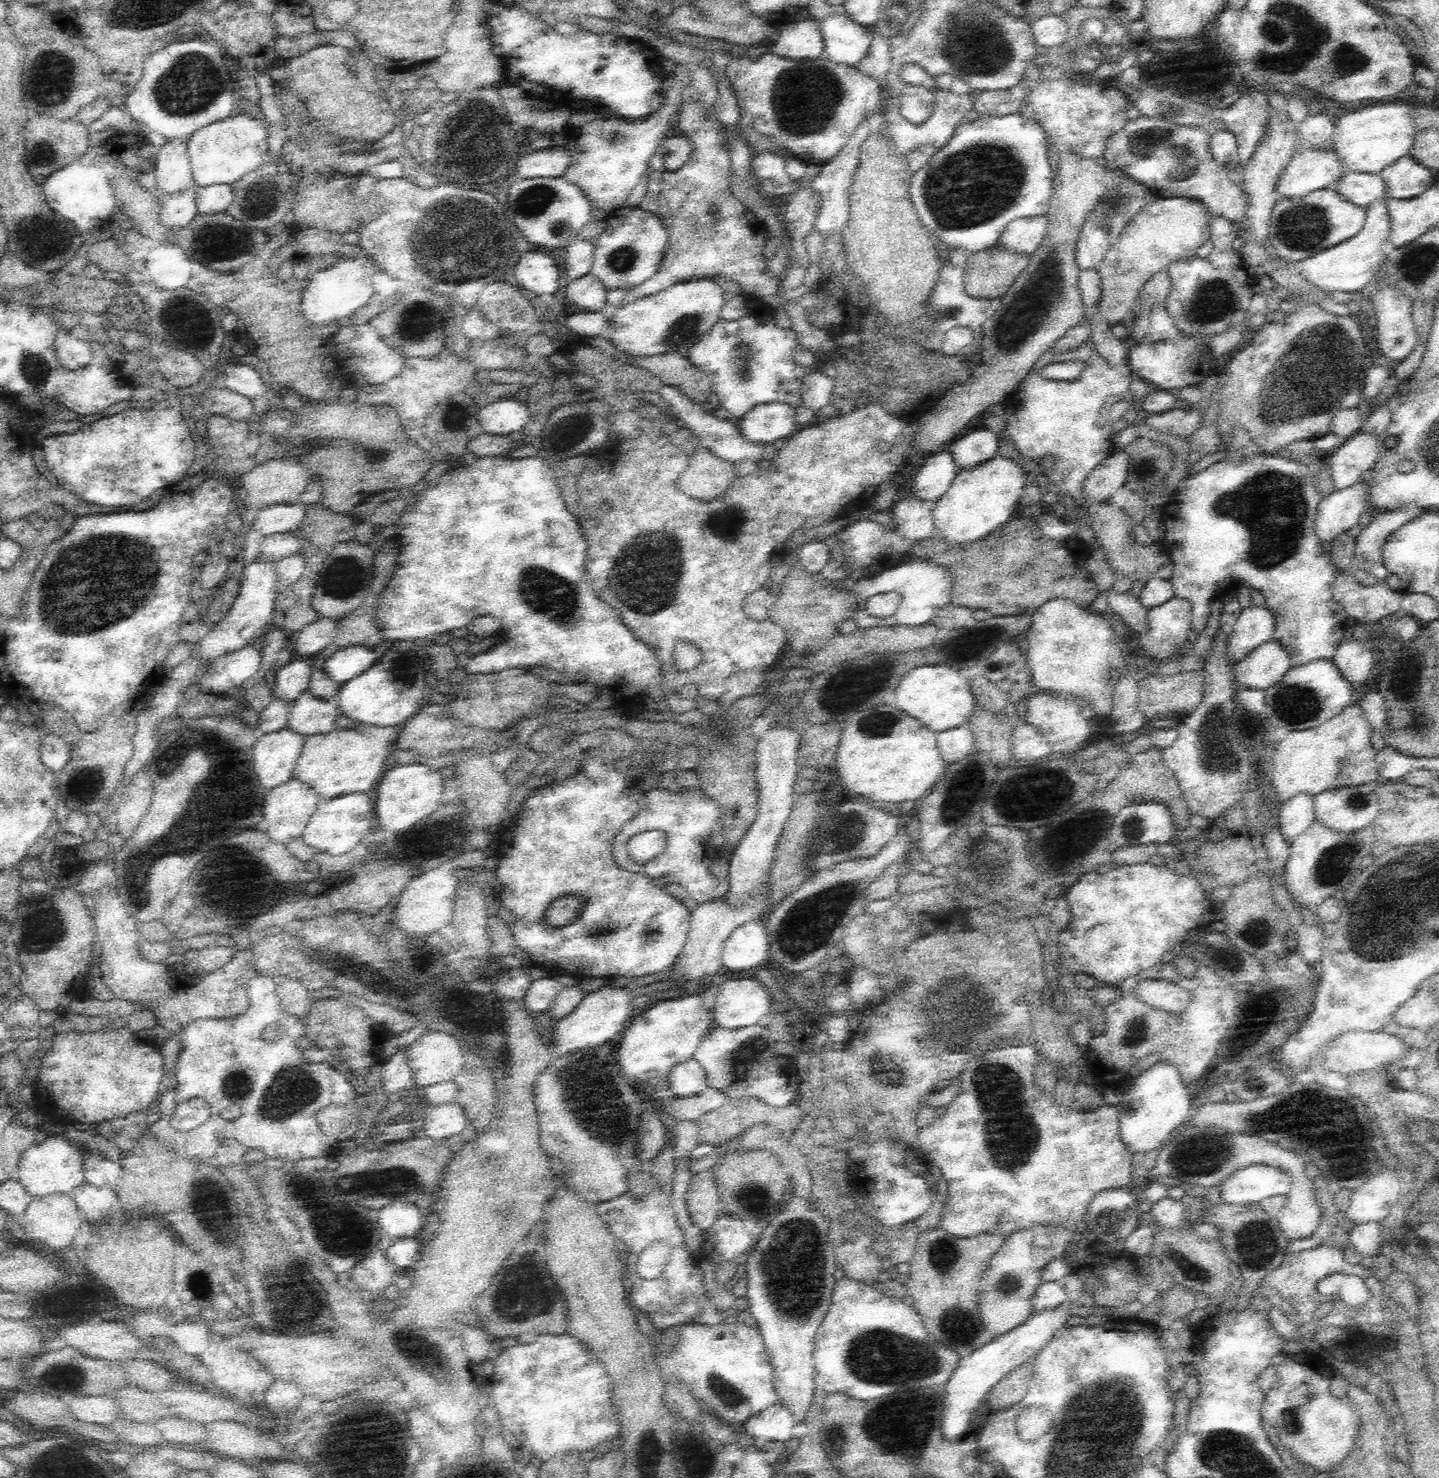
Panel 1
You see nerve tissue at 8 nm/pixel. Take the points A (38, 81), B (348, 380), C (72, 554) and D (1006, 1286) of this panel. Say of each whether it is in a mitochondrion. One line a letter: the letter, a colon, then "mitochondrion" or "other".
A: mitochondrion
B: other
C: mitochondrion
D: mitochondrion

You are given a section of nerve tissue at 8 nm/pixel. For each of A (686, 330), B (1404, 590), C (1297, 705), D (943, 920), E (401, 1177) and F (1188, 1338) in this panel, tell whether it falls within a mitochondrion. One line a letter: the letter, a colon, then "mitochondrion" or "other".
A: mitochondrion
B: other
C: mitochondrion
D: other
E: mitochondrion
F: other

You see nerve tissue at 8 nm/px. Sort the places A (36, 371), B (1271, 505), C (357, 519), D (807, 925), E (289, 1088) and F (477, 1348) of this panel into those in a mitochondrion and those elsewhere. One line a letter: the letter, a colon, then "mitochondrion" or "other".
A: mitochondrion
B: mitochondrion
C: other
D: mitochondrion
E: mitochondrion
F: other

